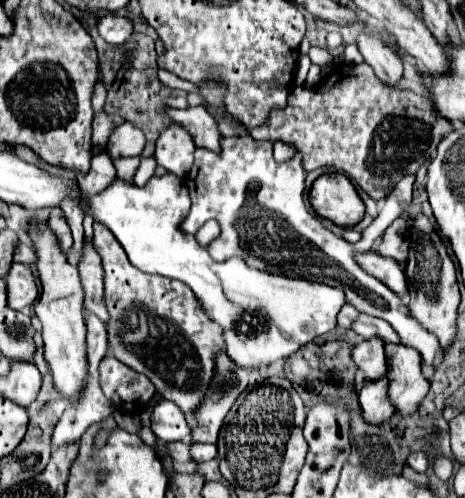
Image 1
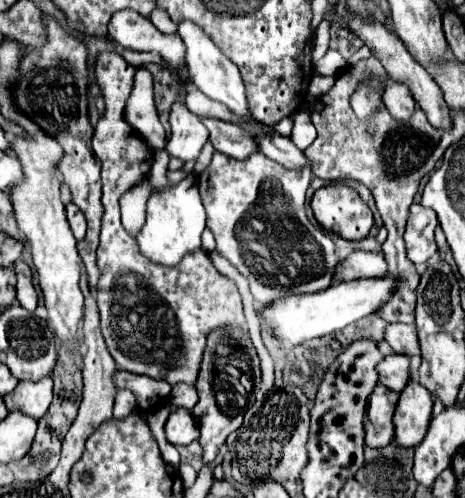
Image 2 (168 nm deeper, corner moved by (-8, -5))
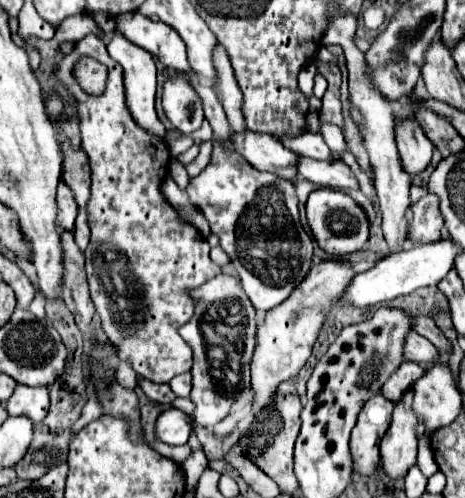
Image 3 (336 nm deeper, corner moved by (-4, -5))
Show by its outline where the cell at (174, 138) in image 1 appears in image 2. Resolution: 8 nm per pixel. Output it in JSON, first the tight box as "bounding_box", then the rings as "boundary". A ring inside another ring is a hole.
{"bounding_box":[166,104,208,162],"boundary":[[[174,104],[170,112],[170,138],[166,152],[182,162],[198,160],[202,146],[208,142],[208,130],[200,116],[192,114],[186,104]]]}

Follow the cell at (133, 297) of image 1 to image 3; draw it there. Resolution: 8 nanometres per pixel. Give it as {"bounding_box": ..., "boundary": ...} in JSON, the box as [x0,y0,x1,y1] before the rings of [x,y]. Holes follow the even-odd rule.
{"bounding_box":[56,34,220,382],"boundary":[[[88,34],[76,48],[64,56],[56,64],[56,78],[68,88],[68,92],[76,98],[78,120],[80,120],[80,138],[82,148],[88,154],[90,164],[90,200],[88,200],[88,226],[90,226],[90,242],[86,248],[86,274],[94,300],[96,314],[100,318],[102,330],[108,340],[116,344],[118,358],[128,358],[132,368],[140,378],[148,378],[154,382],[168,382],[170,378],[188,372],[192,368],[192,350],[184,344],[178,328],[192,318],[192,298],[188,296],[190,288],[198,288],[208,282],[216,274],[220,274],[220,266],[214,264],[208,256],[210,246],[206,238],[188,222],[184,222],[174,206],[162,194],[162,182],[168,174],[170,152],[164,138],[152,136],[144,132],[134,120],[126,106],[124,98],[123,69],[112,60],[106,52],[106,42]],[[78,56],[92,56],[108,66],[108,84],[102,96],[94,98],[82,92],[72,76],[72,66]]]}

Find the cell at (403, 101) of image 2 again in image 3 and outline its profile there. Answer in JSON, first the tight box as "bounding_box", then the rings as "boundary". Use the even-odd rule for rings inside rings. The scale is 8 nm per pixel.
{"bounding_box":[396,120,434,178],"boundary":[[[412,120],[396,124],[396,144],[404,172],[414,178],[426,170],[434,152],[434,144],[428,140],[418,124],[412,124]]]}

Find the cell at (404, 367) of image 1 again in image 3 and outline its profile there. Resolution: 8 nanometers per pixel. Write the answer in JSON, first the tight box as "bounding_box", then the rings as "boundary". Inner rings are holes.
{"bounding_box":[380,404,416,480],"boundary":[[[396,404],[392,424],[380,442],[380,464],[390,480],[404,478],[416,464],[416,426],[414,412]]]}

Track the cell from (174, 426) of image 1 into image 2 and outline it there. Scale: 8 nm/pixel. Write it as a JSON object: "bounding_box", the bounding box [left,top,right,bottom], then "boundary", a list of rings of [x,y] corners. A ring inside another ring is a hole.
{"bounding_box":[166,408,198,446],"boundary":[[[176,408],[166,422],[166,438],[174,446],[188,446],[190,442],[198,440],[198,424],[196,418],[186,408]]]}

